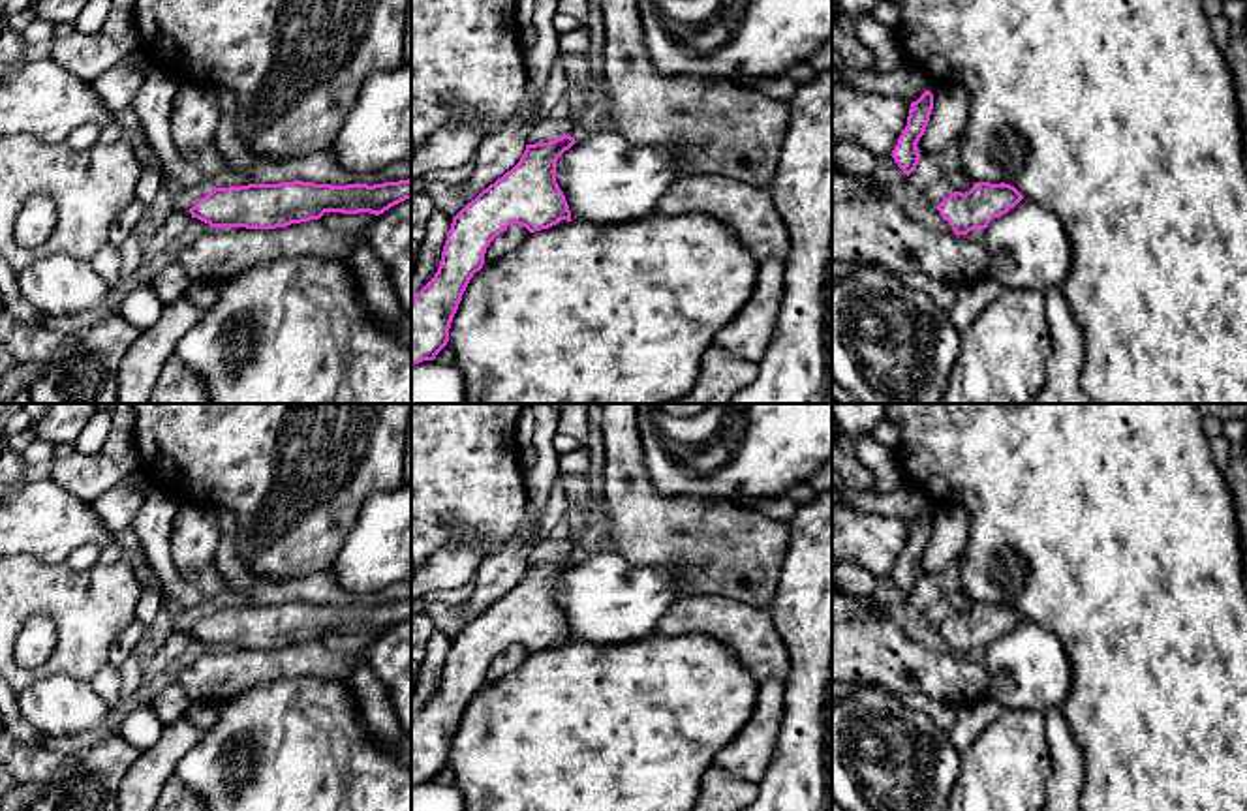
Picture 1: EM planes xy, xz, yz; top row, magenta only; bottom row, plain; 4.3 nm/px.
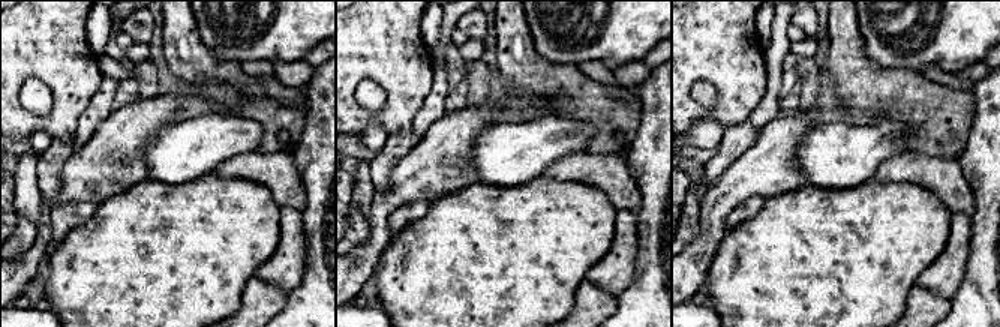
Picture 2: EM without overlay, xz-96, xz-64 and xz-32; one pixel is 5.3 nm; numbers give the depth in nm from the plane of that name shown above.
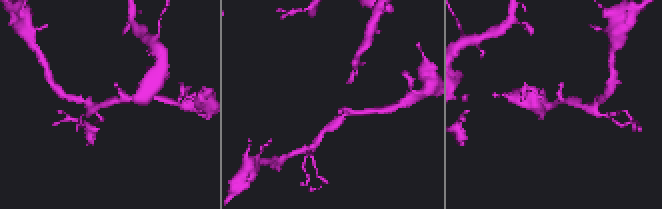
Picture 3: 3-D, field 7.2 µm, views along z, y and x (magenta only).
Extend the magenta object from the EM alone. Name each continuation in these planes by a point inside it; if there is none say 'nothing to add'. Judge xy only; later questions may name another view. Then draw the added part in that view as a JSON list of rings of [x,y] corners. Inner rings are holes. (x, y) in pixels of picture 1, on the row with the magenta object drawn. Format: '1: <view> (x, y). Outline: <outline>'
nothing to add

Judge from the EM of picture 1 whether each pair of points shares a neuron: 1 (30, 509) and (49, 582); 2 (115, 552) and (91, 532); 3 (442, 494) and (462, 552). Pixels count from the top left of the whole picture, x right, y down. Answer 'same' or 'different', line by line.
1: different
2: different
3: different

